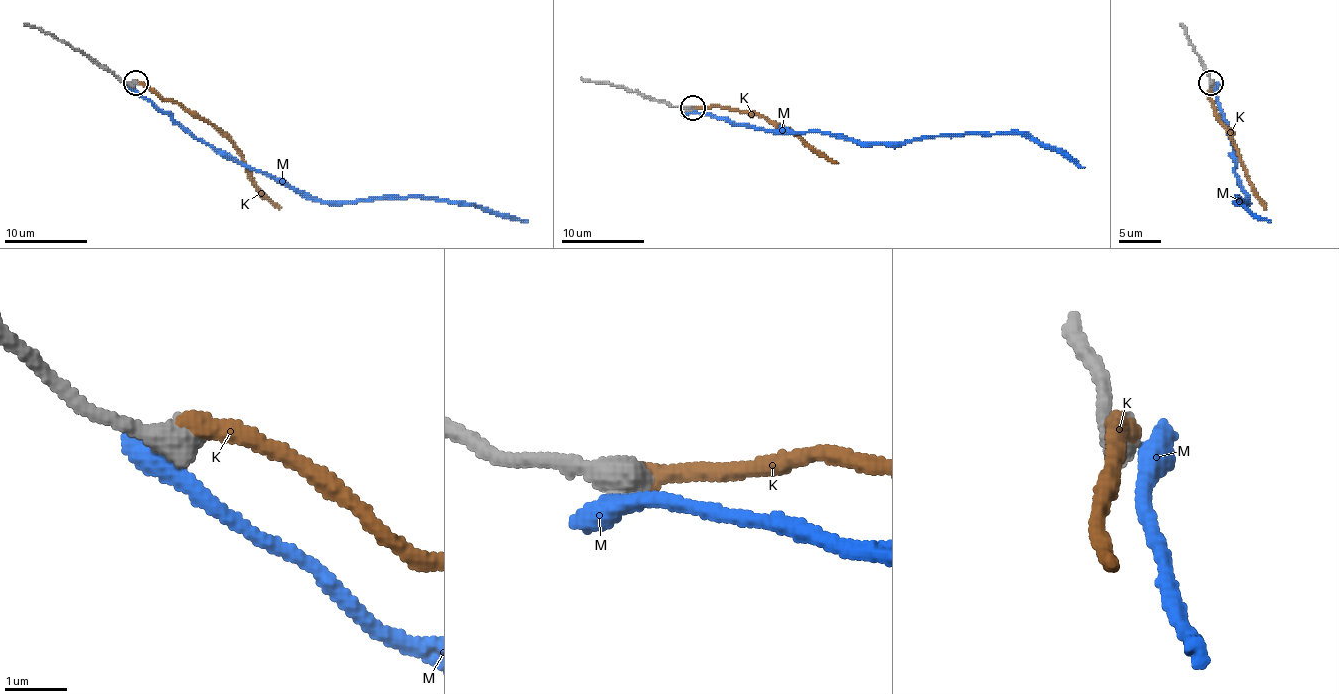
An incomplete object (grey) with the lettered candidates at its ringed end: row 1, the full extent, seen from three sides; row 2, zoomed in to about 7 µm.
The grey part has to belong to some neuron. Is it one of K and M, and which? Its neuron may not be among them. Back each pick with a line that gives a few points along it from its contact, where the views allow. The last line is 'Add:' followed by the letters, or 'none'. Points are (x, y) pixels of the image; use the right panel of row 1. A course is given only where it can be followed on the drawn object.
K: Its course: (1211, 82), (1209, 99), (1214, 113), (1234, 144), (1247, 176), (1266, 207)
Add: K

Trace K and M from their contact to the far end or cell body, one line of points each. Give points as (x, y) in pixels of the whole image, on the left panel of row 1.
K: (135, 82), (143, 82), (210, 121), (233, 144), (247, 176), (281, 207)
M: (131, 84), (197, 138), (322, 201), (354, 203), (379, 197), (464, 201), (494, 213), (508, 213), (527, 222)

